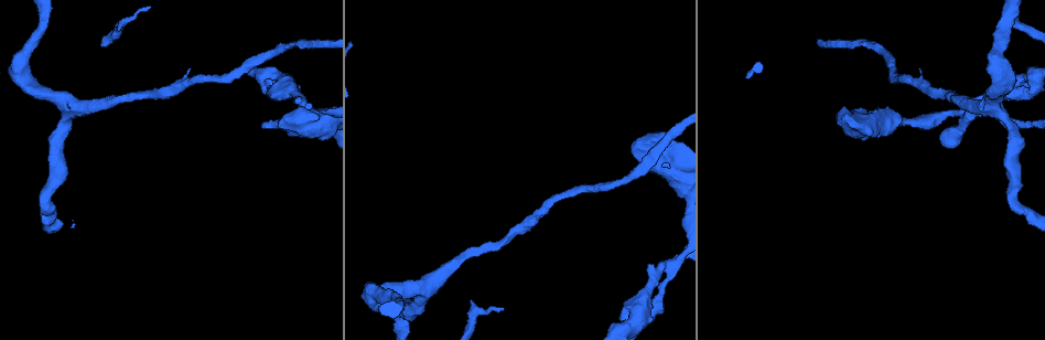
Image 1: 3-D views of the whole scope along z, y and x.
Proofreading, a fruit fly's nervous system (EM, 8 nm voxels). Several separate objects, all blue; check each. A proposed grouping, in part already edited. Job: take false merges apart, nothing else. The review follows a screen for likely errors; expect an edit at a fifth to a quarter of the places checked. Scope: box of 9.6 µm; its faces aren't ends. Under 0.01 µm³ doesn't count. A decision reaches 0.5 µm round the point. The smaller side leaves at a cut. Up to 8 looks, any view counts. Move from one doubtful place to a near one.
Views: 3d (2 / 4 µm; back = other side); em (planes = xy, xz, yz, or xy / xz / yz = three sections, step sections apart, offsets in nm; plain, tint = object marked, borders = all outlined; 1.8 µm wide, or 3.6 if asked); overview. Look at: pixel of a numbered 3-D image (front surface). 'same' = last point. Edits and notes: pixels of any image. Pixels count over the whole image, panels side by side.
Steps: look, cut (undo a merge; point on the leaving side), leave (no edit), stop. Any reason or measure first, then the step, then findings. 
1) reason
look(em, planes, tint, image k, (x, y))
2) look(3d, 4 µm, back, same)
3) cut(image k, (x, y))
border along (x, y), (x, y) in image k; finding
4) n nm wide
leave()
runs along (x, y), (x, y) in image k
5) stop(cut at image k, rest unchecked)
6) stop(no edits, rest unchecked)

thick turns thin
look(em, xz, step 4, tint, image 1, (1023, 29))

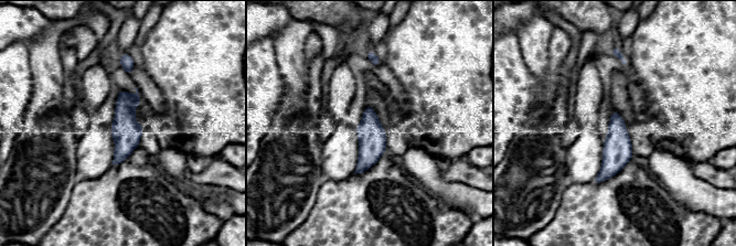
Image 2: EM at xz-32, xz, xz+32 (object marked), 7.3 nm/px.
look(em, xy, step 8, tint, same)

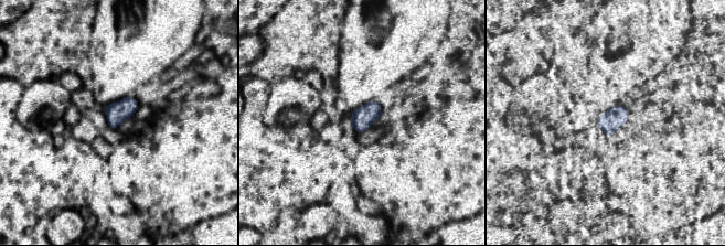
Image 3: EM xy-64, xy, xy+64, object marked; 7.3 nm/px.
160 nm wide
leave()
one neuron here

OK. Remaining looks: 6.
look(em, planes, tint, image 1, (75, 107))

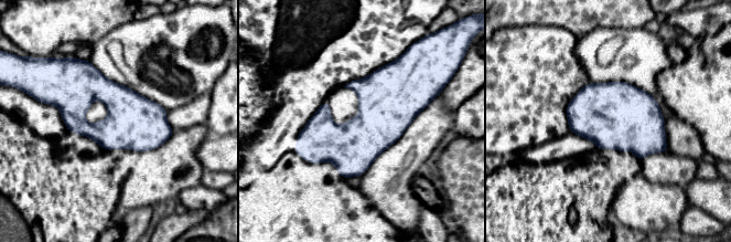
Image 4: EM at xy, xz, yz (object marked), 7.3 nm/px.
leave()
all the same neuron

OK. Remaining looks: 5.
closes a loop
look(3d, 4 µm, image 1, (662, 177))

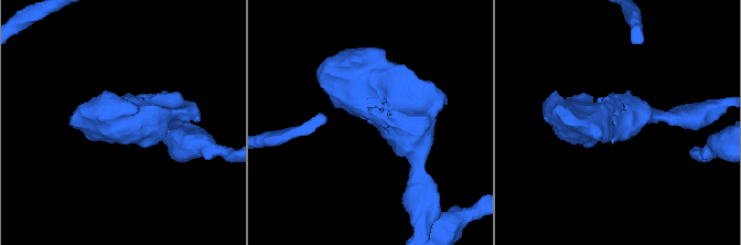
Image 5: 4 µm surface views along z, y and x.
look(em, xy, step 4, tint, image 5, (619, 118))

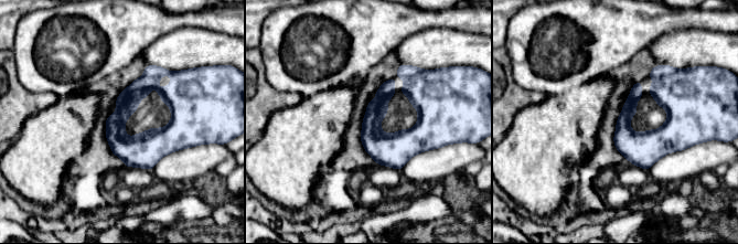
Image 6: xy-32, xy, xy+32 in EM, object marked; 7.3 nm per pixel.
leave()
continuous, no second neuron

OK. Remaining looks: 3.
stop(no edits, rest unchecked)

